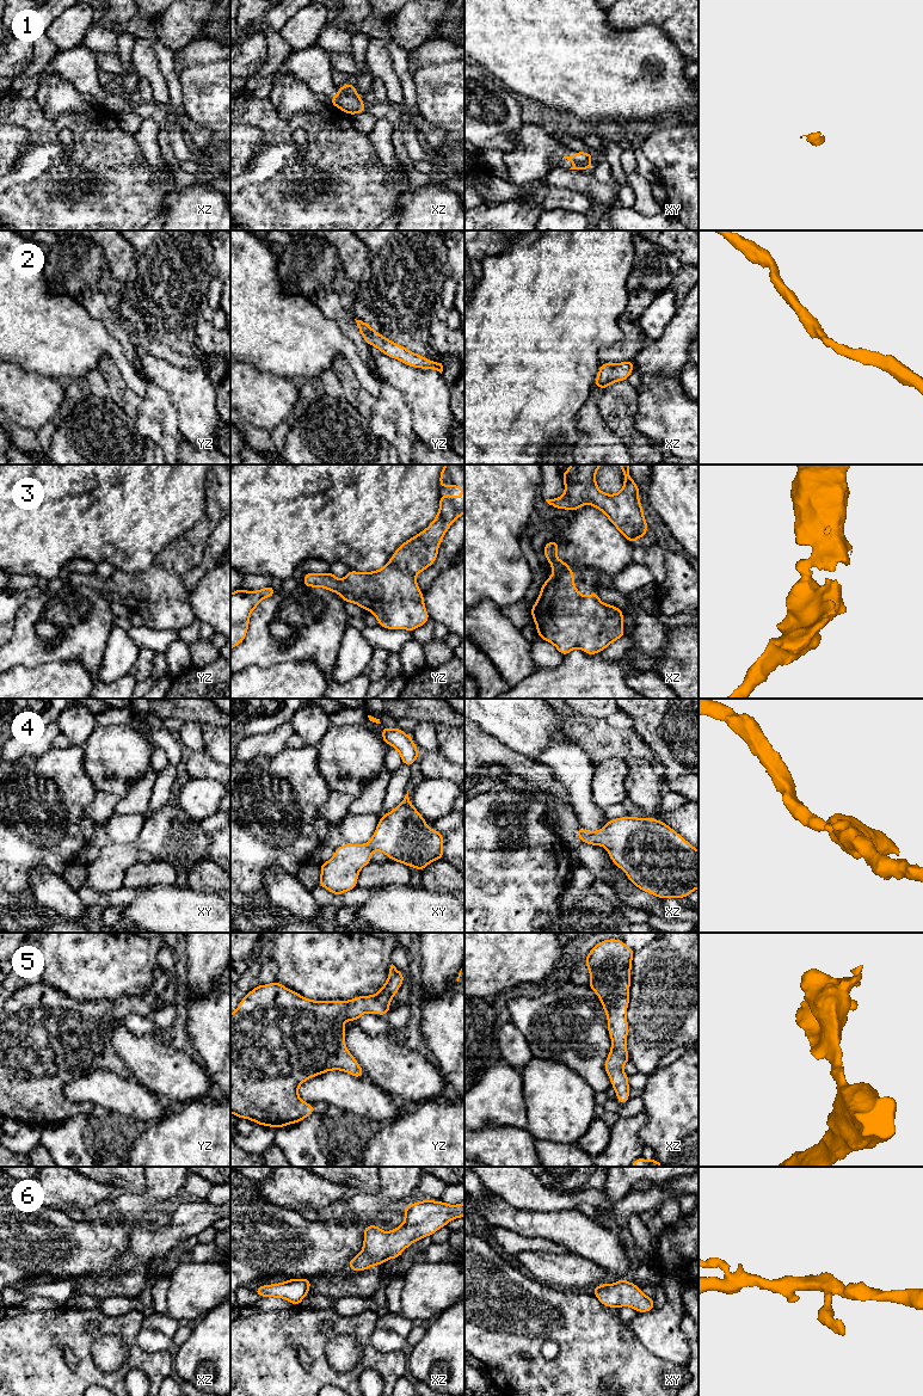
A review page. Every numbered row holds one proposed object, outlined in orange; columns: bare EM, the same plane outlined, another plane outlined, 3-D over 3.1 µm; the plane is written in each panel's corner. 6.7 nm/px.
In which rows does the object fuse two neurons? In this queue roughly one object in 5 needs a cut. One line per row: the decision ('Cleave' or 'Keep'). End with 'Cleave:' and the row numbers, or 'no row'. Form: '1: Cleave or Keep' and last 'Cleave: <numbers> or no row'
1: Cleave
2: Keep
3: Keep
4: Keep
5: Keep
6: Keep
Cleave: 1

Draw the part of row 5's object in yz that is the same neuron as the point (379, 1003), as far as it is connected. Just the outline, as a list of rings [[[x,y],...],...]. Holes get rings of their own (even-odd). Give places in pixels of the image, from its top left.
[[[392,964],[388,979],[376,995],[334,1002],[304,998],[277,980],[267,985],[258,984],[230,1014],[230,1113],[259,1125],[279,1129],[300,1123],[316,1109],[300,1099],[297,1091],[302,1082],[331,1070],[362,1077],[363,1069],[345,1046],[344,1023],[346,1020],[357,1021],[364,1013],[386,1016],[389,1013],[389,1003],[404,979],[405,976]]]

